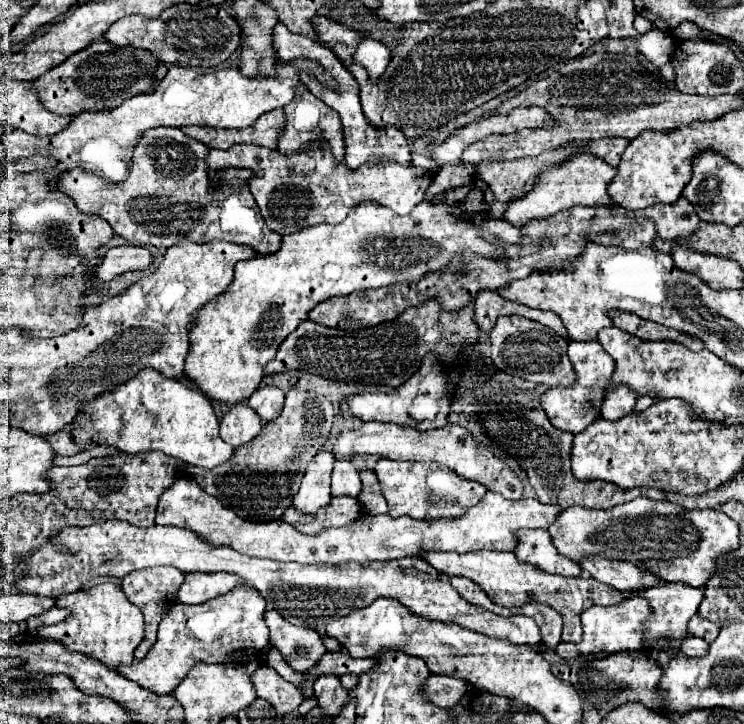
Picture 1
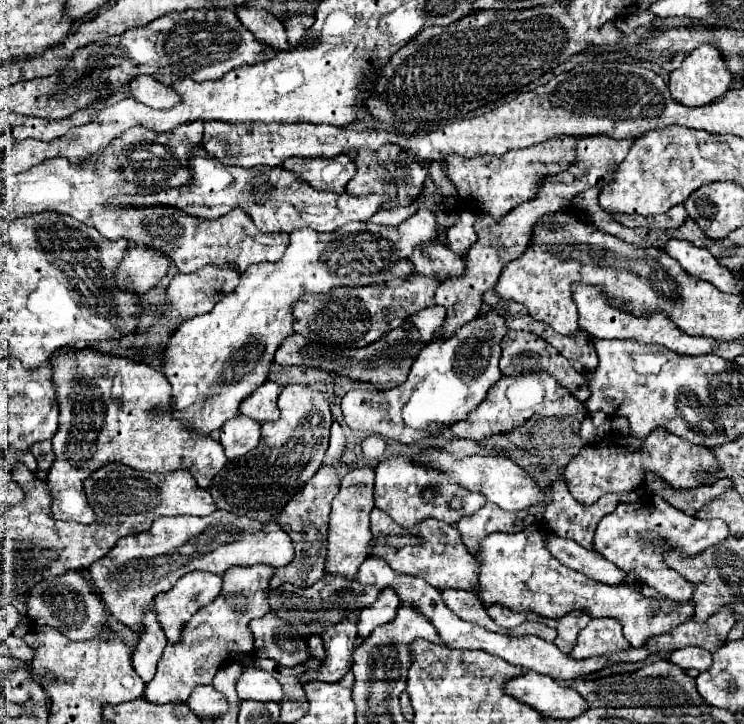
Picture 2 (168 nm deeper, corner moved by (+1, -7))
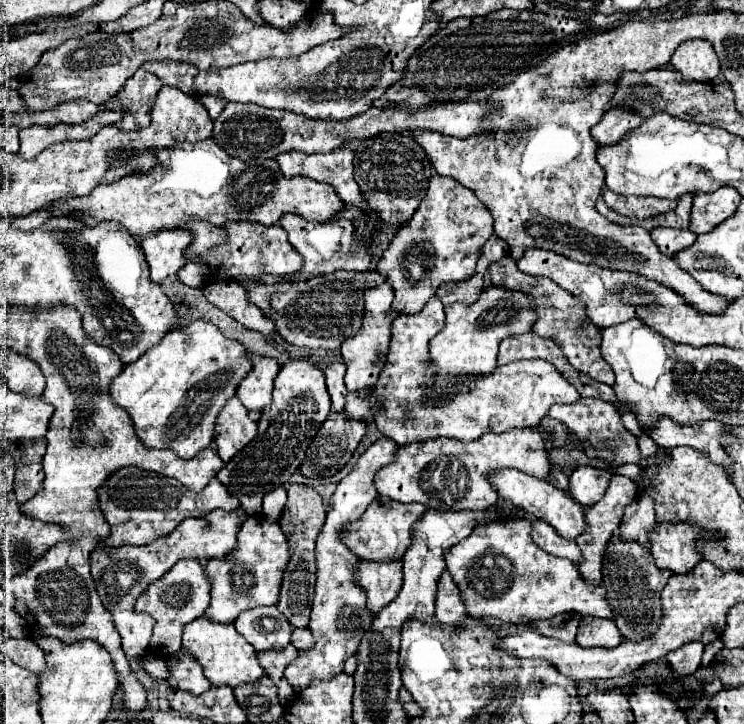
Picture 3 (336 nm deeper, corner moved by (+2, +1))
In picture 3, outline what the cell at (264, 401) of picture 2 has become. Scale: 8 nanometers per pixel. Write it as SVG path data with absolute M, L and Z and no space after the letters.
M251 355L253 371L239 383L237 397L249 411L263 411L271 403L273 381L279 373L279 363L269 357Z

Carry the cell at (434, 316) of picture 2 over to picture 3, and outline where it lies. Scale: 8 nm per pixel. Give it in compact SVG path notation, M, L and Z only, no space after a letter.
M435 295L419 313L413 315L399 315L391 325L391 343L387 353L387 363L381 371L381 377L375 385L375 393L383 403L383 411L377 413L375 425L385 435L391 437L397 445L409 445L417 441L427 441L435 437L453 437L461 441L479 439L483 433L503 433L509 429L525 429L535 427L547 415L549 407L555 403L577 403L581 395L577 389L545 359L525 359L513 361L509 365L497 367L493 375L485 375L483 379L473 379L473 383L463 383L467 391L459 391L457 395L449 397L445 403L427 403L423 399L423 387L431 385L435 375L435 367L429 363L429 339L445 325L445 307L441 299Z

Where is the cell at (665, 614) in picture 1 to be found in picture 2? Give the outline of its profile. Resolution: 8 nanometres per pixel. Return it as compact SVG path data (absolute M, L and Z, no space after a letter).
M528 525L526 529L522 529L520 533L498 533L498 535L488 535L482 541L482 551L478 551L478 555L474 555L476 559L480 559L480 579L478 579L478 599L484 607L492 607L492 605L502 605L508 607L512 611L532 611L538 613L540 617L546 619L560 619L564 615L568 615L570 611L586 611L590 617L614 617L622 623L622 631L626 635L626 639L630 641L632 647L644 647L644 643L654 637L654 635L662 635L668 633L672 627L688 621L694 615L694 605L690 603L674 603L670 599L662 599L660 601L660 611L658 615L652 615L652 603L654 599L644 597L640 591L630 589L626 585L622 587L610 587L610 585L602 585L598 581L588 579L586 575L572 571L568 567L564 567L558 559L554 559L550 555L550 551L546 549L544 543L544 531L540 525Z

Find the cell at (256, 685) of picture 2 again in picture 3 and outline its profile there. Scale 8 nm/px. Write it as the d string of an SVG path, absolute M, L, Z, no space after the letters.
M199 617L185 625L183 649L189 649L197 657L207 679L215 687L219 687L219 685L237 687L243 683L255 683L265 675L265 669L259 665L257 651L253 649L251 643L245 641L245 637L241 633L237 633L237 629L233 625L221 625L221 623L209 621L205 617Z

